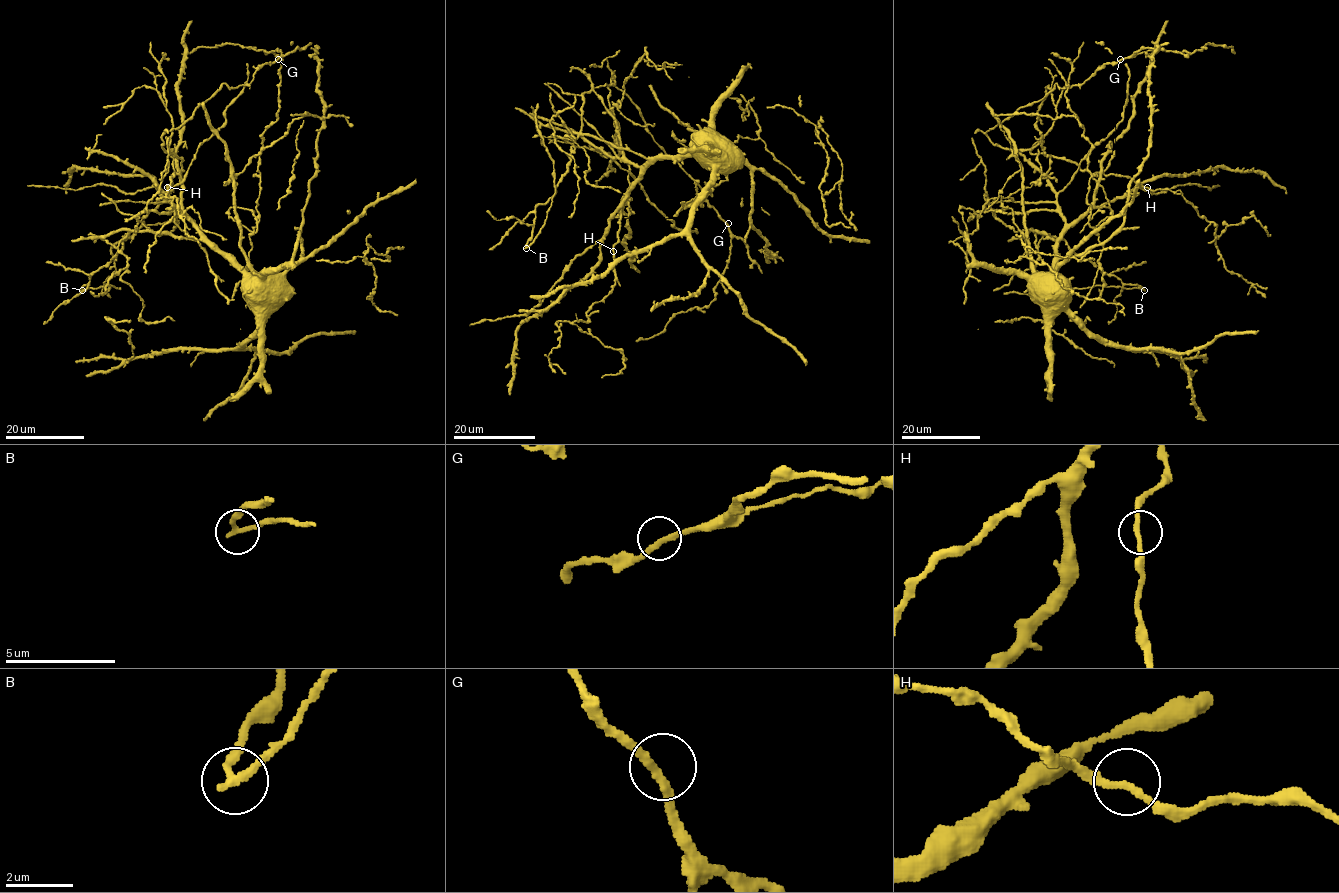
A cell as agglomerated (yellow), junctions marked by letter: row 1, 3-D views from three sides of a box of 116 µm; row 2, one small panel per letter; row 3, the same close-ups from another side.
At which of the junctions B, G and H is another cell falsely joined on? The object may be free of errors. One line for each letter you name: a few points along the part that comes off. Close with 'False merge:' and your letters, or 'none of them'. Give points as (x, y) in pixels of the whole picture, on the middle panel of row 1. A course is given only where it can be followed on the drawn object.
B: foreign part runs (526, 248), (544, 223), (554, 194), (553, 160), (536, 124), (538, 103)
False merge: B

